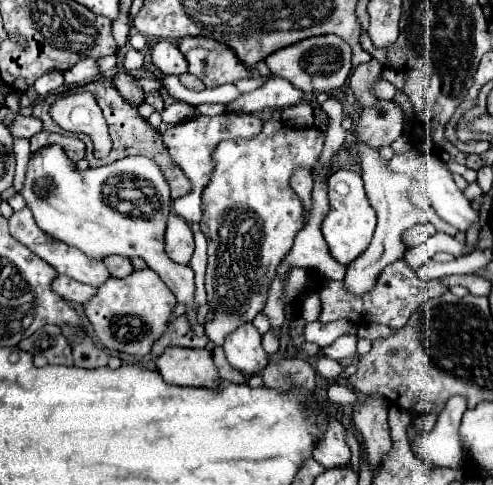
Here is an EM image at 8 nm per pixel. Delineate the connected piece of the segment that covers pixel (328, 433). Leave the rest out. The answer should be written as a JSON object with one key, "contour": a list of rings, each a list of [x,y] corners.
{"contour":[[[331,416],[327,420],[327,428],[323,436],[319,436],[313,458],[323,464],[325,468],[337,468],[337,466],[349,466],[351,462],[351,450],[345,442],[345,428],[337,418]]]}

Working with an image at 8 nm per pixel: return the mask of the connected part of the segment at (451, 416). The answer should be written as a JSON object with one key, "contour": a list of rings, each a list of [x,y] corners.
{"contour":[[[453,396],[447,400],[443,412],[437,418],[431,434],[421,442],[423,456],[435,468],[461,468],[463,452],[459,446],[459,424],[463,412],[467,410],[467,402],[463,396]]]}

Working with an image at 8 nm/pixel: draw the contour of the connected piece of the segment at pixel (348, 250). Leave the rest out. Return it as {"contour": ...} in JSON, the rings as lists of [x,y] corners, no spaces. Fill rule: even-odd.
{"contour":[[[351,170],[333,172],[329,176],[329,202],[331,202],[331,210],[325,216],[323,226],[321,226],[323,238],[327,240],[331,256],[339,264],[349,264],[367,248],[375,232],[375,224],[377,224],[375,210],[371,208],[365,188],[363,188],[363,178]]]}

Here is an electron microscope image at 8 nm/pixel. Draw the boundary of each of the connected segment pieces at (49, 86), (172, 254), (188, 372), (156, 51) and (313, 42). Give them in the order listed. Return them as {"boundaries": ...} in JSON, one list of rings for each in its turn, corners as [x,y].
{"boundaries":[[[[49,72],[35,82],[35,90],[37,90],[39,96],[45,96],[45,94],[51,94],[51,92],[59,90],[63,86],[63,82],[65,82],[63,72]]],[[[177,214],[169,216],[165,232],[165,252],[177,264],[189,264],[193,256],[193,232]]],[[[167,348],[165,354],[157,358],[157,370],[167,384],[175,386],[217,388],[221,384],[221,376],[217,374],[211,352],[205,348]]],[[[157,42],[153,48],[151,48],[151,58],[153,58],[153,64],[159,72],[163,74],[185,74],[187,72],[187,60],[185,56],[179,52],[179,48],[171,42]]],[[[335,34],[315,36],[273,52],[265,58],[265,64],[273,76],[289,80],[303,92],[333,92],[345,84],[351,72],[351,46],[347,46],[347,42]]]]}

